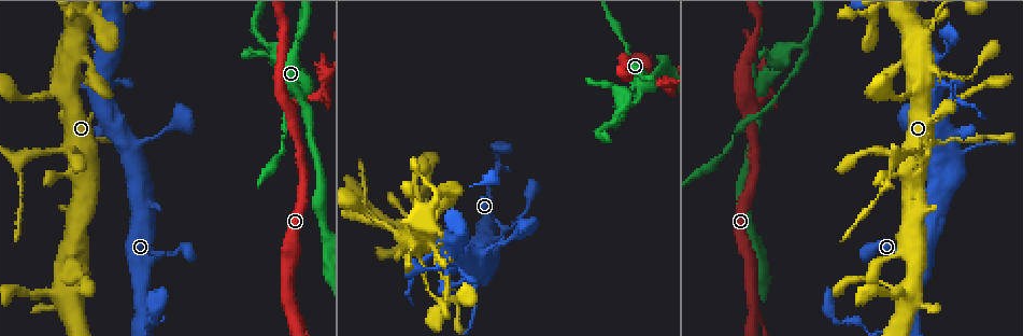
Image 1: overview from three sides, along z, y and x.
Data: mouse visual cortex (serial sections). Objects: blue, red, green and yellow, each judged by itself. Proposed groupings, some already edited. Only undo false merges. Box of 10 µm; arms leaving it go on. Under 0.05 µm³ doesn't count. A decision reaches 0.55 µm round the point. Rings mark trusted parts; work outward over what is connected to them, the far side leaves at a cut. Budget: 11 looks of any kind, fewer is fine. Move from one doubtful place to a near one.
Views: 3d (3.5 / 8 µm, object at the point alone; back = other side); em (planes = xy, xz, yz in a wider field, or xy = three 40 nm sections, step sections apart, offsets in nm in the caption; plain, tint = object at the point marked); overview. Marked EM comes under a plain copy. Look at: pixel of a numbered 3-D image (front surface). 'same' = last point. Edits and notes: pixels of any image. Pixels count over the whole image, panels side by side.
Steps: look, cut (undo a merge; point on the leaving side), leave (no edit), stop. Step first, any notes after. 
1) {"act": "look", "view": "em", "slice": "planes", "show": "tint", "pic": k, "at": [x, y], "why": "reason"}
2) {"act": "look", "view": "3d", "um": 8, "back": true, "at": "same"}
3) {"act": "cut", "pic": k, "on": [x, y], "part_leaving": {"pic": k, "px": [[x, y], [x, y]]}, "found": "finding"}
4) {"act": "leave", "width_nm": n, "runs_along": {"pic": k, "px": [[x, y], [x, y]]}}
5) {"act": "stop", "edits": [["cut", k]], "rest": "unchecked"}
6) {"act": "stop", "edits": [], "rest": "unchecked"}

{"act": "look", "view": "3d", "um": 3.5, "pic": 1, "at": [418, 252], "why": "thin arm on a thick one"}

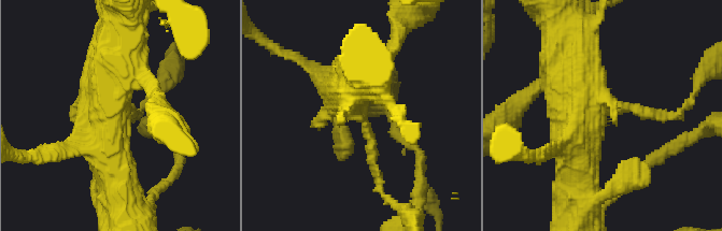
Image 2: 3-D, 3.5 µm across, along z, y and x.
{"act": "look", "view": "em", "slice": "xy", "step": 1, "show": "tint", "pic": 2, "at": [604, 109], "why": "now the EM"}

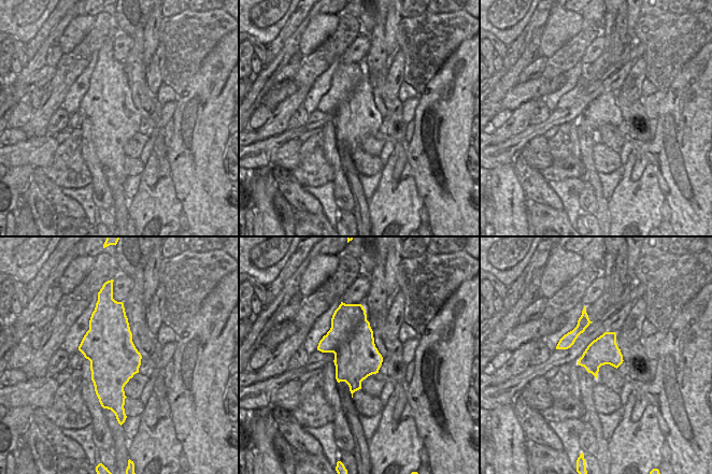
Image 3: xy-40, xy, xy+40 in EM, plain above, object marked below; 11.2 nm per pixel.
{"act": "look", "view": "em", "slice": "xy", "step": 5, "show": "tint", "at": "same"}

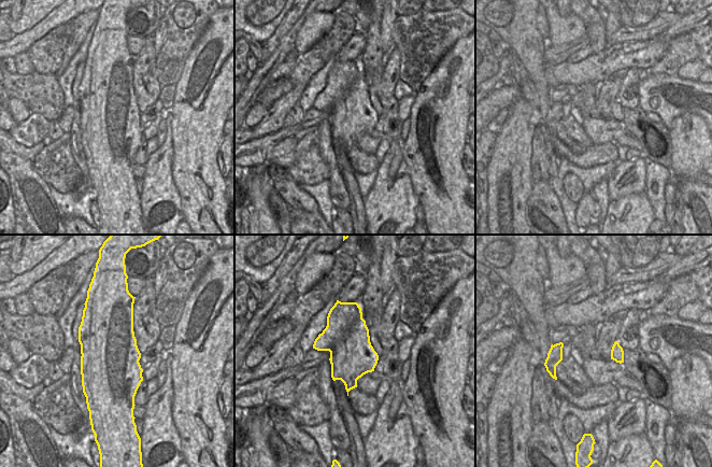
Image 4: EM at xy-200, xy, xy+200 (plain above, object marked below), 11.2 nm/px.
{"act": "leave", "runs_along": {"pic": 2, "px": [[576, 179], [581, 103], [562, 41]]}, "found": "all the same cell"}

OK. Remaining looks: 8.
{"act": "look", "view": "3d", "um": 3.5, "pic": 1, "at": [56, 151], "why": "a narrow waist"}

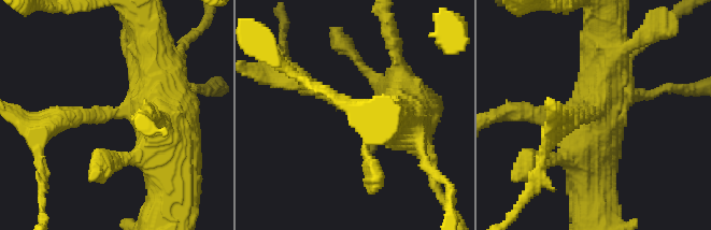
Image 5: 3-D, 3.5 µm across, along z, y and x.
{"act": "cut", "pic": 5, "on": [69, 120], "part_leaving": {"pic": 5, "px": [[96, 115], [53, 121], [40, 168]]}, "found": "two cells meet here"}

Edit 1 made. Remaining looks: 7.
{"act": "look", "view": "overview"}

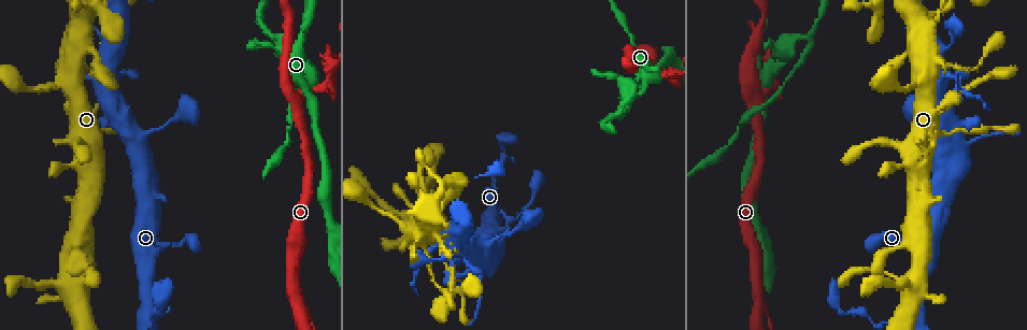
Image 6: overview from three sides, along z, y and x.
{"act": "look", "view": "3d", "um": 3.5, "back": true, "pic": 6, "at": [152, 245], "why": "two arms in line, one across"}

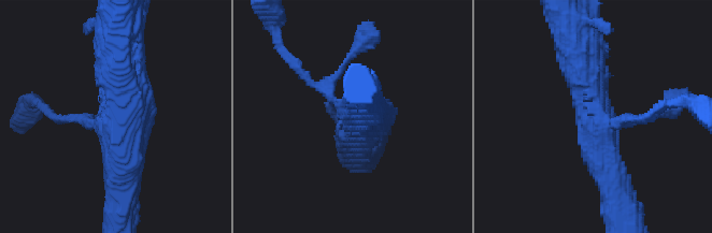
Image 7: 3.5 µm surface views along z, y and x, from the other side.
{"act": "look", "view": "em", "slice": "xy", "step": 1, "show": "tint", "pic": 7, "at": [597, 120], "why": "need the tissue"}

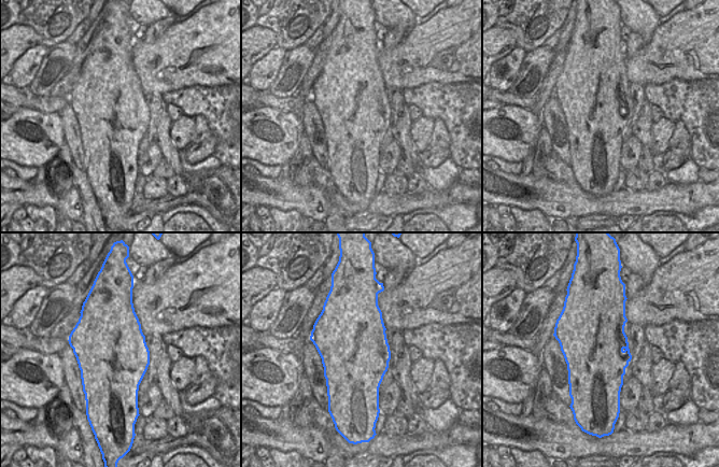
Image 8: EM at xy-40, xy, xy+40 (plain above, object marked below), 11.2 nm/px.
{"act": "look", "view": "em", "slice": "xy", "step": 5, "show": "tint", "at": "same"}

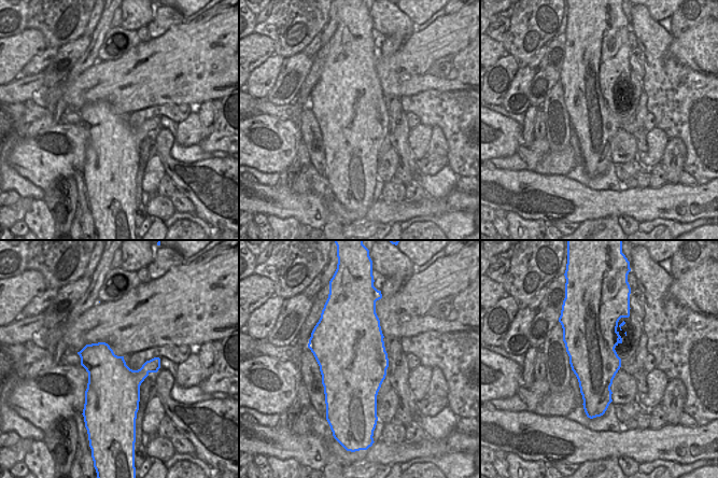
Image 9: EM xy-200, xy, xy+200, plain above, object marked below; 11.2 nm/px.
{"act": "leave", "found": "continuous, no second cell"}

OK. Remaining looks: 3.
{"act": "look", "view": "3d", "um": 3.5, "pic": 6, "at": [162, 306], "why": "calibre changes"}

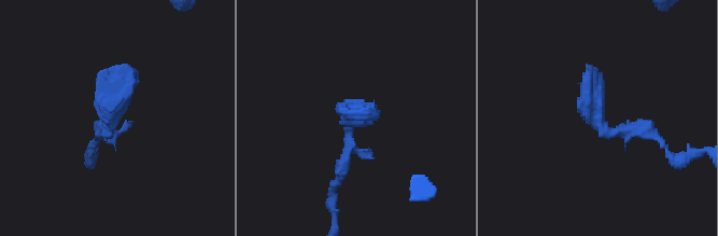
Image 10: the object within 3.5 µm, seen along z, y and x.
{"act": "look", "view": "em", "slice": "xy", "step": 5, "show": "tint", "pic": 10, "at": [111, 119], "why": "shape alone is not enough"}

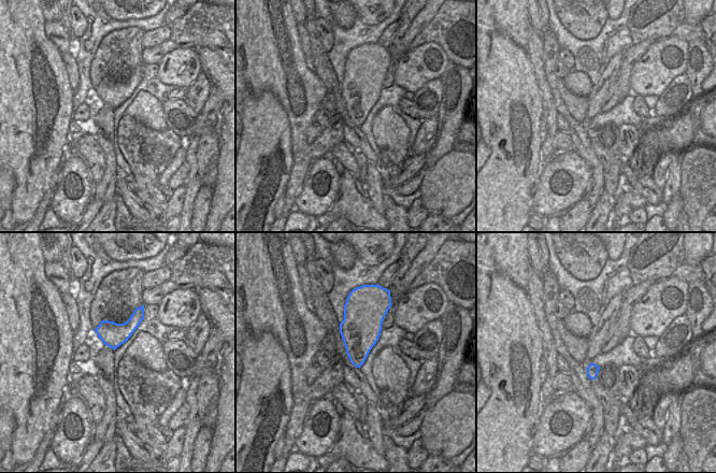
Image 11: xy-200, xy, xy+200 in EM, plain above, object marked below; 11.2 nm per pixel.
{"act": "leave", "runs_along": {"pic": 10, "px": [[656, 137], [608, 134], [587, 65]]}, "found": "continuous, no second cell"}

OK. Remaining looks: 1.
{"act": "stop", "edits": [["cut", 5]], "rest": "unchecked"}

